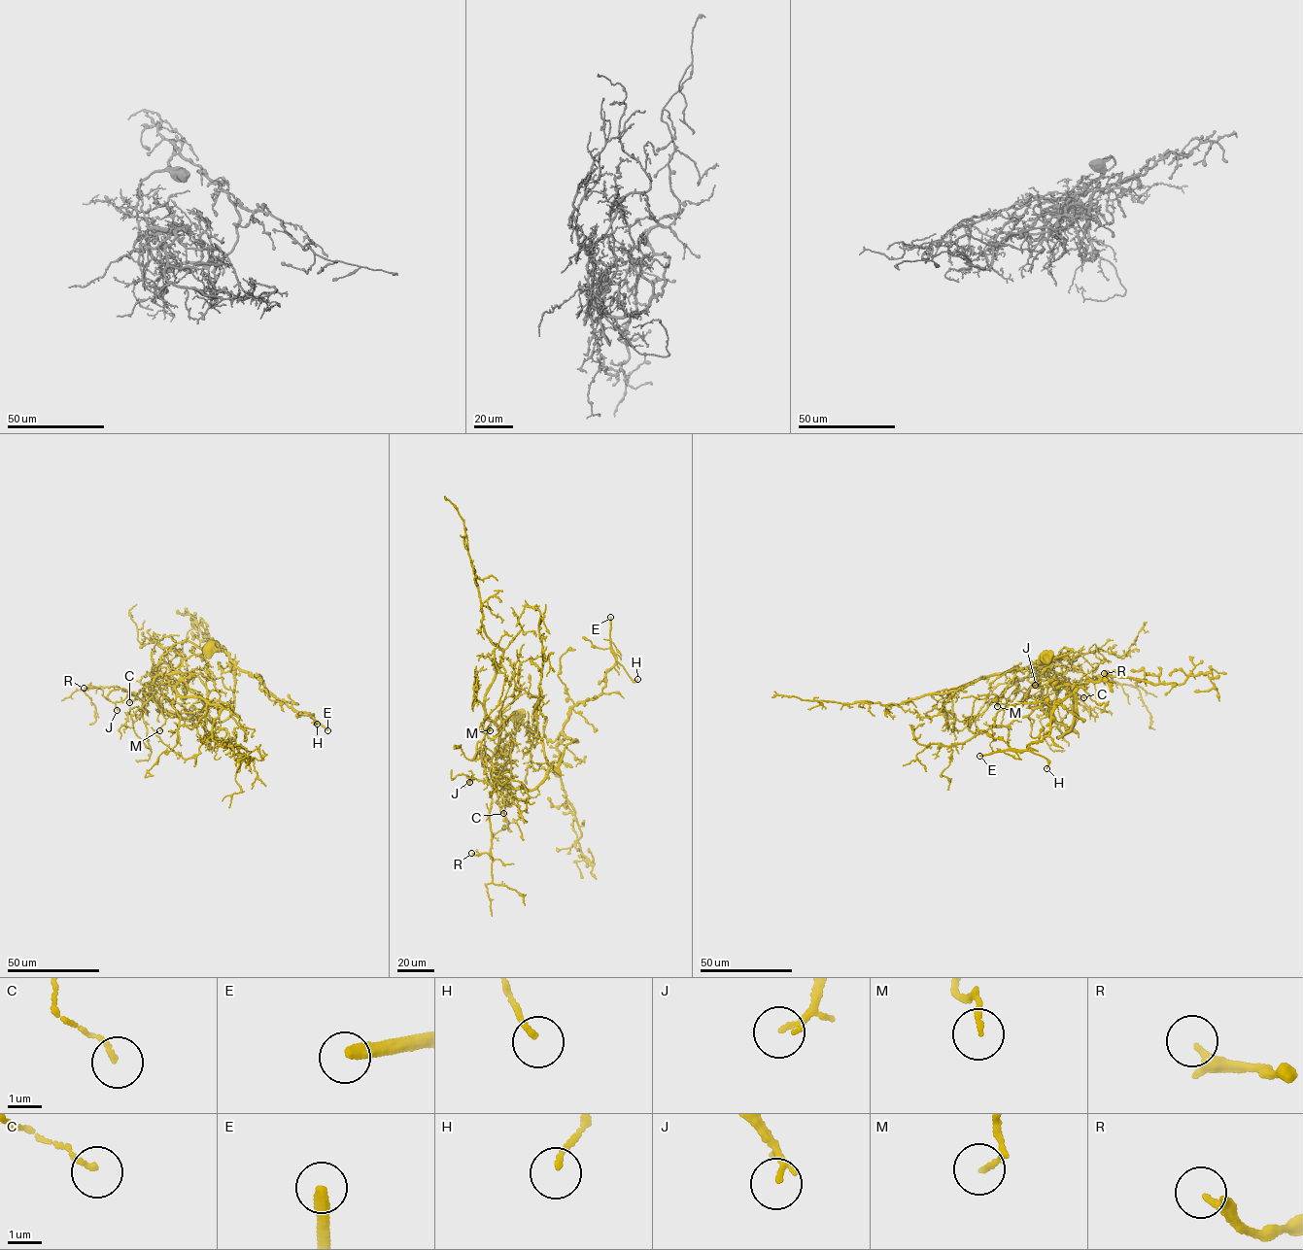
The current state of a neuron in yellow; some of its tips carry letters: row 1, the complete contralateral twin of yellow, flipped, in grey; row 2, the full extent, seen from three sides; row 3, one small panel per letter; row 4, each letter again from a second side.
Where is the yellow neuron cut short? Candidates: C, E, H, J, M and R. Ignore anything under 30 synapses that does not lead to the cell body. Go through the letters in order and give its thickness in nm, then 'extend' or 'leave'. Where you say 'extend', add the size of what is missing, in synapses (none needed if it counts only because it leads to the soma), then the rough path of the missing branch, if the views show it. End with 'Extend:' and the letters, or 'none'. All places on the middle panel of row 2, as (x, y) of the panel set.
C: 130 nm thick; leave
E: 320 nm thick; extend; about 130 synapses
H: 130 nm thick; leave
J: 150 nm thick; leave
M: 120 nm thick; leave
R: 320 nm thick; leave
Extend: E

